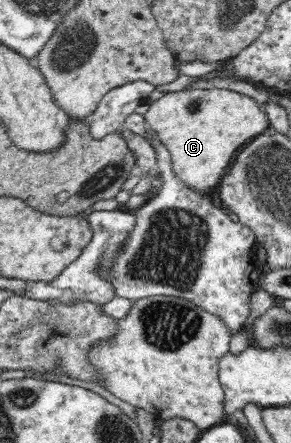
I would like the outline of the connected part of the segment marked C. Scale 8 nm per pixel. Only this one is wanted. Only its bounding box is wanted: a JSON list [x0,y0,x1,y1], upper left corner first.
[143,89,270,198]

